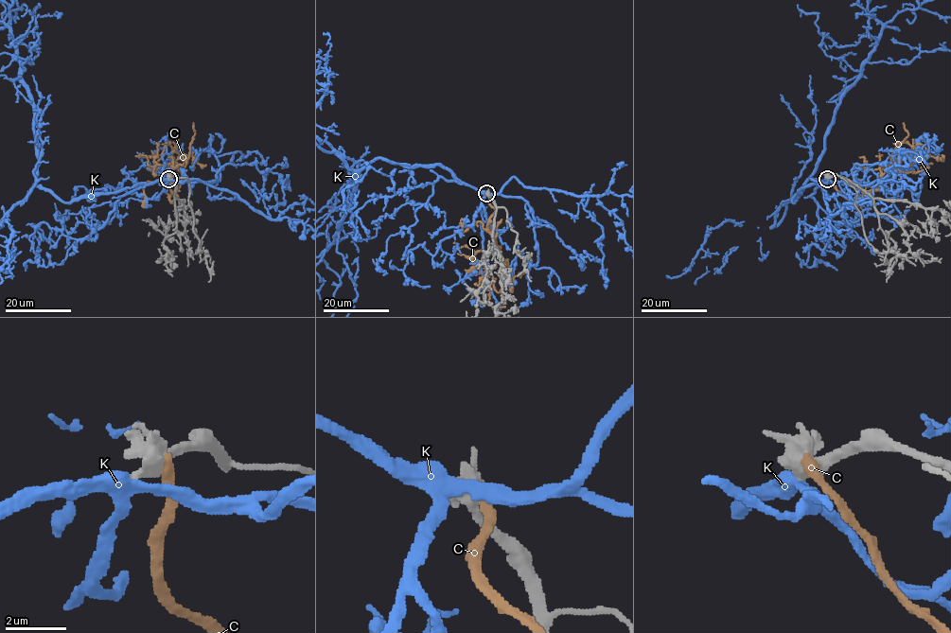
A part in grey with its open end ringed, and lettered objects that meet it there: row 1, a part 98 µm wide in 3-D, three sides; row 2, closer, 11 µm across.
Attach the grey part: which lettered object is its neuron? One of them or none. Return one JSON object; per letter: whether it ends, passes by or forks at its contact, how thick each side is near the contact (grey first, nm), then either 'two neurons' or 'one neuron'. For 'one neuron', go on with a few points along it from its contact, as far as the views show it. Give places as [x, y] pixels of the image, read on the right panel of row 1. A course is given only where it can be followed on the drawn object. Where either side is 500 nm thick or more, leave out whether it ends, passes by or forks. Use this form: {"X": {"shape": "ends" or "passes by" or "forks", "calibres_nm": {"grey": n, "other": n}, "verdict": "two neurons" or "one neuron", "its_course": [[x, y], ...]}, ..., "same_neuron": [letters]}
{"C": {"calibres_nm": {"grey": 500, "other": 360}, "verdict": "two neurons"}, "K": {"shape": "forks", "calibres_nm": {"grey": 440, "other": 360}, "verdict": "two neurons"}, "same_neuron": []}

